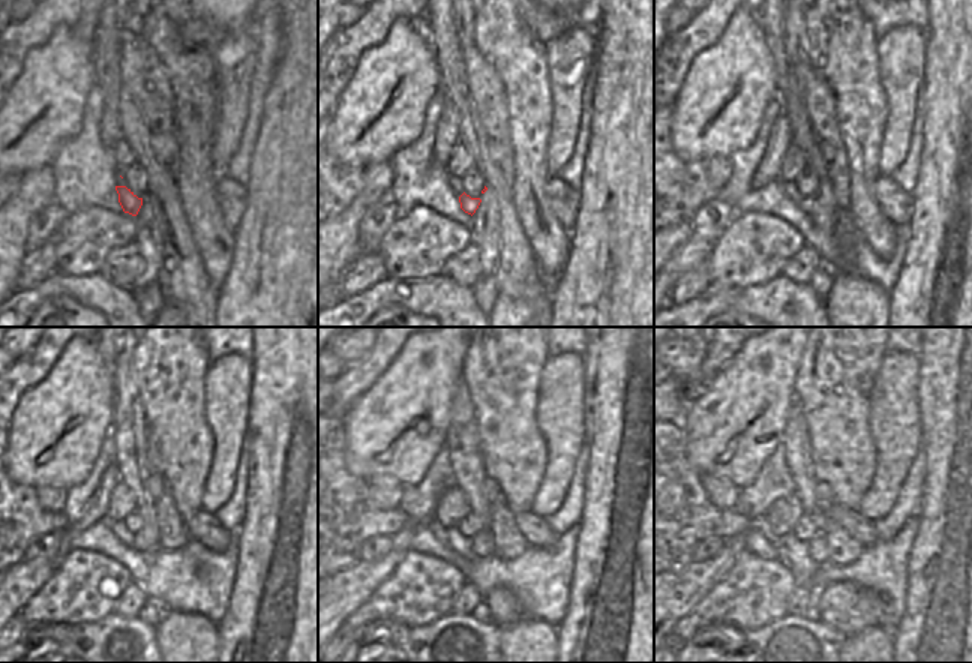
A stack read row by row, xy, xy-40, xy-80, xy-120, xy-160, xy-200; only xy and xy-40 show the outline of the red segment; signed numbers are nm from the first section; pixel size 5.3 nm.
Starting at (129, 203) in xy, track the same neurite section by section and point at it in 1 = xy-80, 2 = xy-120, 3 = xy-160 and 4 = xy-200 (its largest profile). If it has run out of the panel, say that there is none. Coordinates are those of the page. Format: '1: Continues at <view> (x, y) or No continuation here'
1: Continues at xy-80 (806, 204)
2: Continues at xy-120 (144, 540)
3: Continues at xy-160 (482, 545)
4: Continues at xy-200 (818, 549).

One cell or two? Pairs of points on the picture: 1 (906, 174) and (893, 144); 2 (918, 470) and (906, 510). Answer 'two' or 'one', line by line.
1: two
2: one

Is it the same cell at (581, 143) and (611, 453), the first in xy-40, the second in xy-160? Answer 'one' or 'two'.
two

